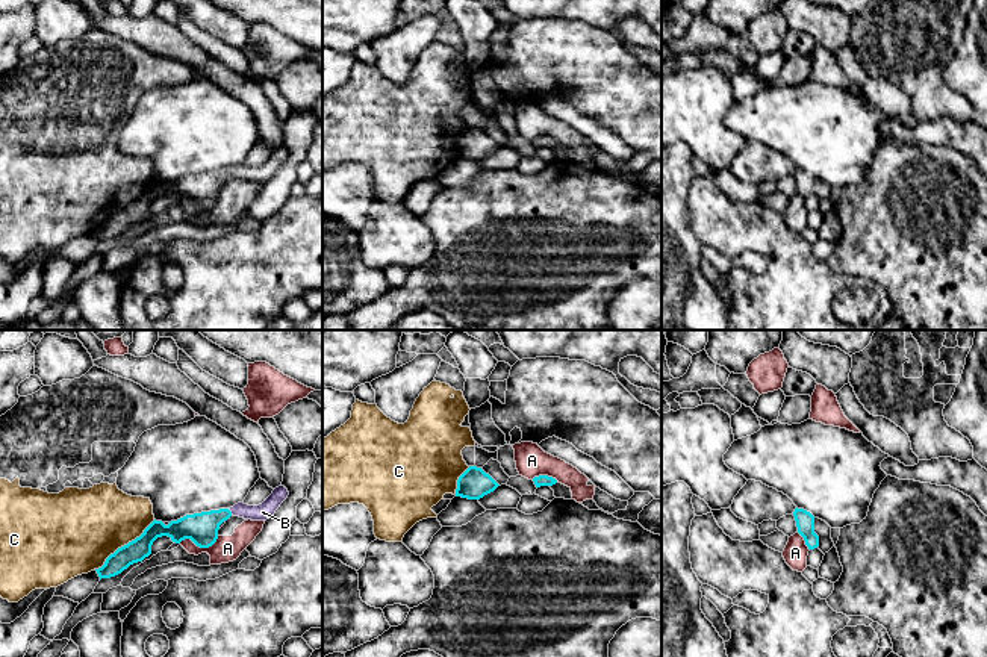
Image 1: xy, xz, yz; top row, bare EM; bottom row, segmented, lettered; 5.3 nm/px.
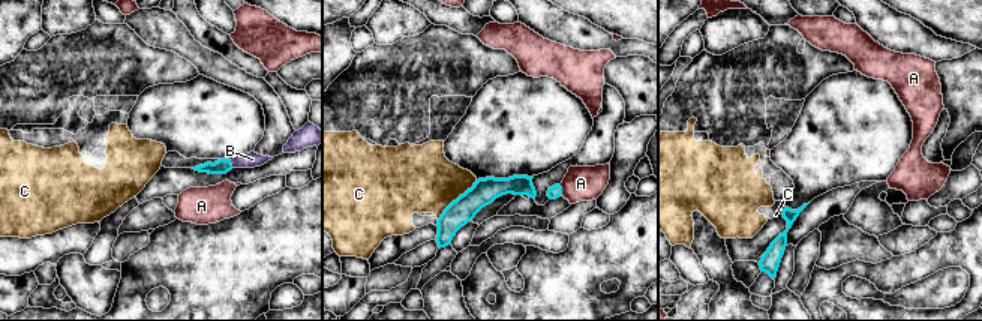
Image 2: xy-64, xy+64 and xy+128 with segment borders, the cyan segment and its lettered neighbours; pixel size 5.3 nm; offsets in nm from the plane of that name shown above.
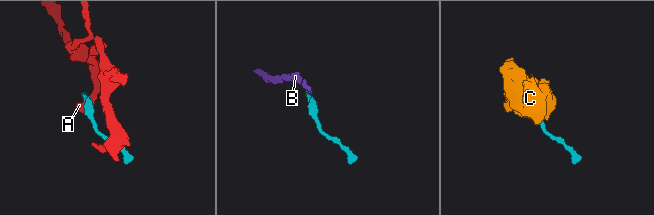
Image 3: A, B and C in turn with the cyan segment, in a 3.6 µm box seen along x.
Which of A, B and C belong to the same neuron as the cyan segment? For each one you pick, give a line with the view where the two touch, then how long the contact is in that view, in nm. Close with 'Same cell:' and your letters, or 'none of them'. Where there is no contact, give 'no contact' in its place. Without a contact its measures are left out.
B: meets cyan in xy; contact 30 nm long
Same cell: B

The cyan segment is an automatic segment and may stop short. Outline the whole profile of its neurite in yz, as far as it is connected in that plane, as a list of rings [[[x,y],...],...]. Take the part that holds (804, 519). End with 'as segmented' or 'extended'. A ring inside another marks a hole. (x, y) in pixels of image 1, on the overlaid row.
[[[795,509],[793,512],[798,533],[804,537],[805,545],[808,550],[814,550],[819,546],[819,536],[814,533],[814,516],[804,510],[804,509]]]; as segmented

